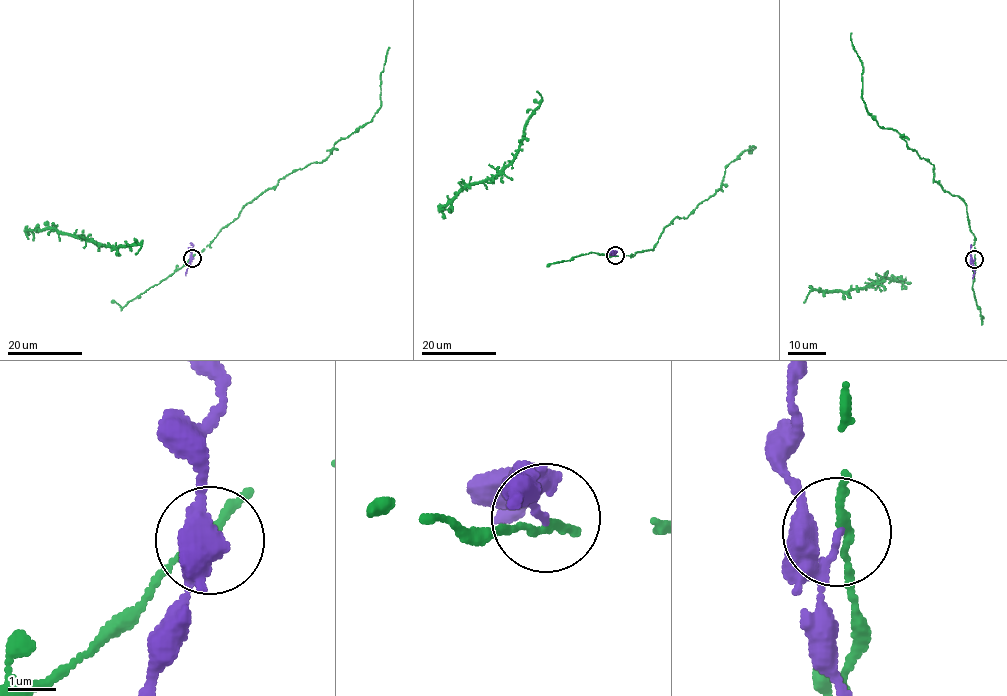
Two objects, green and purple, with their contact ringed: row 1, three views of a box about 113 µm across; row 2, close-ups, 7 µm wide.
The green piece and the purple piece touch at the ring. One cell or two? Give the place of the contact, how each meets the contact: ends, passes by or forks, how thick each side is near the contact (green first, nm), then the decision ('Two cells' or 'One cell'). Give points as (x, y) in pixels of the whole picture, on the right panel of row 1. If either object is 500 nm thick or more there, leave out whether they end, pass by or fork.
Place: (974, 259). At the ring green ends. At the ring purple passes by. Thickness 200 nm (green) against 100 nm. Two cells

